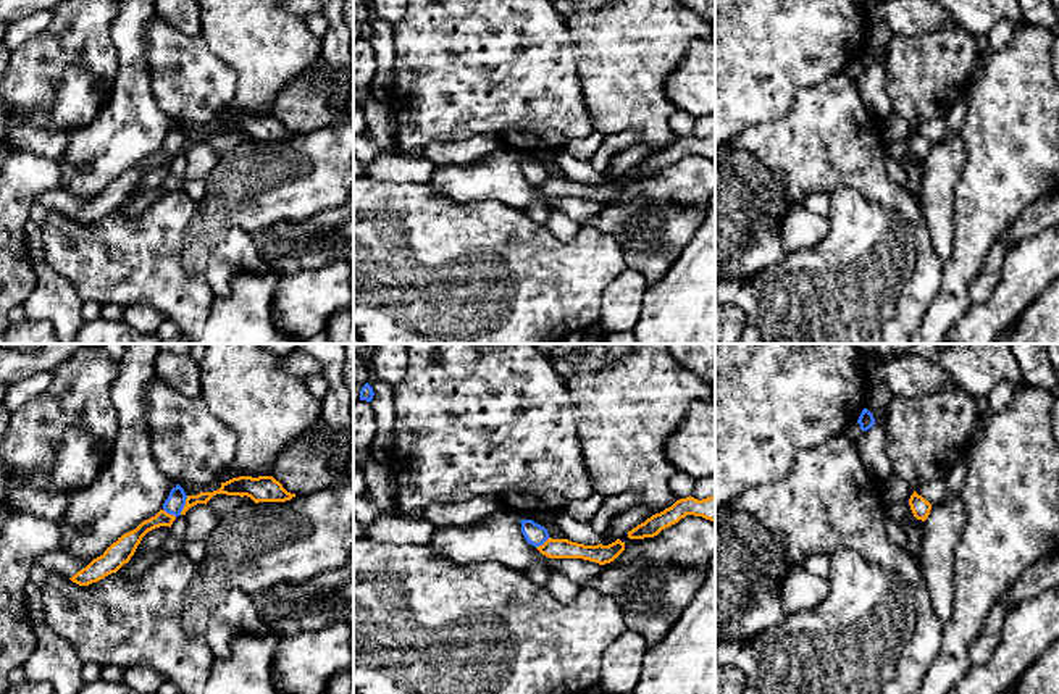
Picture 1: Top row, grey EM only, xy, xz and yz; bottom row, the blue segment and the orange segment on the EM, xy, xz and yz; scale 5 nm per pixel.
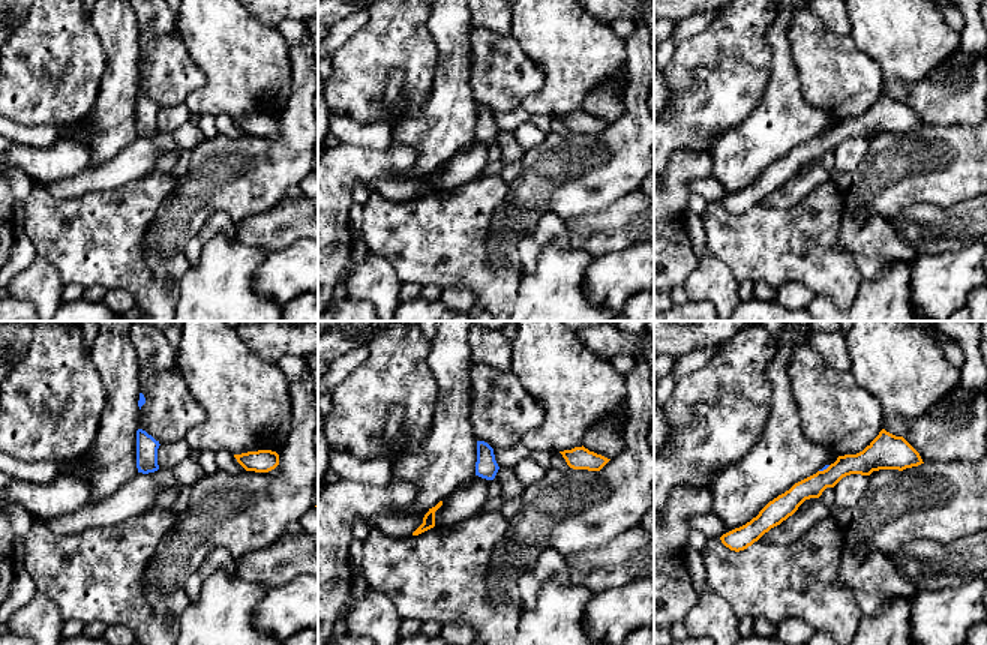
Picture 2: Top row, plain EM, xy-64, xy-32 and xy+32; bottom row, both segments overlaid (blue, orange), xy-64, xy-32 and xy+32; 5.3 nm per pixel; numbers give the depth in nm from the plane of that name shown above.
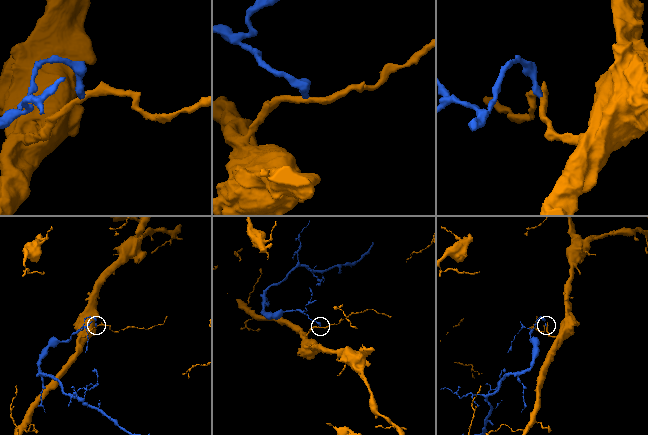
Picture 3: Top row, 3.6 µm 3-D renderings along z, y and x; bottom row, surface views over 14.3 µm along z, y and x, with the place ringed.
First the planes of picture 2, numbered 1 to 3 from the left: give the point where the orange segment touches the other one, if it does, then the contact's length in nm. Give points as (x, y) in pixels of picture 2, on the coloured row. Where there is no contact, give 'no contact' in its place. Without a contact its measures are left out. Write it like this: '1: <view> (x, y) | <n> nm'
1: no contact
2: no contact
3: xy+32 (824, 468) | 70 nm

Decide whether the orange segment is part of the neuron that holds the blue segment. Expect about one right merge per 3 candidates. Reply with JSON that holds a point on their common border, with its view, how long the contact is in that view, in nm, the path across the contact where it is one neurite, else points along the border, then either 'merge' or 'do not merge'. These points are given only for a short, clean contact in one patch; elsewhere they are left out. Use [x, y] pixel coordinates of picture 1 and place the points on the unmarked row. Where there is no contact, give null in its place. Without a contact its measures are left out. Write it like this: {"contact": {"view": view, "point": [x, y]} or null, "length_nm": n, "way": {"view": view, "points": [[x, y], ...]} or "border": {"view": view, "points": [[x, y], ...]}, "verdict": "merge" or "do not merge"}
{"contact": {"view": "xy", "point": [183, 144]}, "length_nm": 100, "border": {"view": "xy", "points": [[188, 134], [179, 152]]}, "verdict": "do not merge"}

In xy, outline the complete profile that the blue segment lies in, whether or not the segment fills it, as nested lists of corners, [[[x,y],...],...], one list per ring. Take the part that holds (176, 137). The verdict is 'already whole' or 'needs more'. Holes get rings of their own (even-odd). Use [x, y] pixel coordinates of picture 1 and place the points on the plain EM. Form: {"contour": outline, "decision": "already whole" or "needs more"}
{"contour": [[[176,123],[171,128],[168,137],[165,139],[163,148],[170,153],[179,155],[186,144],[186,137],[187,137],[187,134],[186,134],[184,128],[179,123]]], "decision": "already whole"}

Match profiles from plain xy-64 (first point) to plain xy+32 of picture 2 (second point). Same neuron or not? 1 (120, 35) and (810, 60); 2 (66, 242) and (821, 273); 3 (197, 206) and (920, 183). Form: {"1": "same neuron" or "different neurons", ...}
{"1": "different neurons", "2": "same neuron", "3": "same neuron"}

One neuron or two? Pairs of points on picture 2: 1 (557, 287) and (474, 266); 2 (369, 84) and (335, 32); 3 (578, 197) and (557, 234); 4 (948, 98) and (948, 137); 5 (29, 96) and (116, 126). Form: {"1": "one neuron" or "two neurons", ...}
{"1": "two neurons", "2": "two neurons", "3": "two neurons", "4": "two neurons", "5": "two neurons"}

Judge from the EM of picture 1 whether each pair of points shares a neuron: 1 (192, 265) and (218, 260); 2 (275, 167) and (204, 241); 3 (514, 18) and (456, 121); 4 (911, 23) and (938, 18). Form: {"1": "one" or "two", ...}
{"1": "two", "2": "one", "3": "one", "4": "one"}

